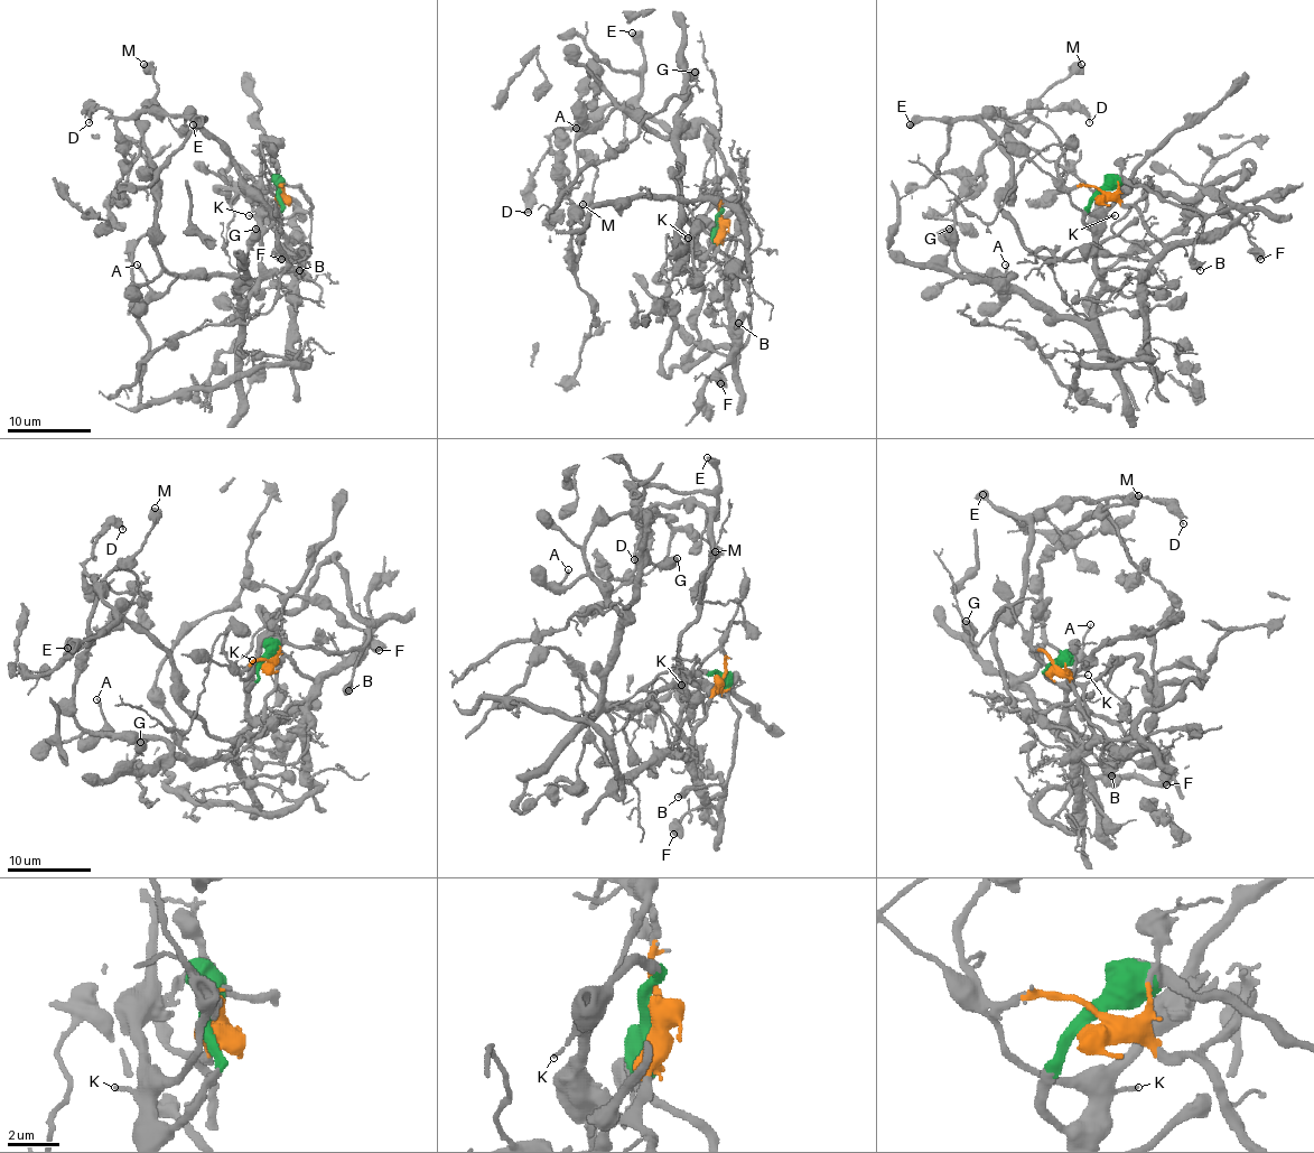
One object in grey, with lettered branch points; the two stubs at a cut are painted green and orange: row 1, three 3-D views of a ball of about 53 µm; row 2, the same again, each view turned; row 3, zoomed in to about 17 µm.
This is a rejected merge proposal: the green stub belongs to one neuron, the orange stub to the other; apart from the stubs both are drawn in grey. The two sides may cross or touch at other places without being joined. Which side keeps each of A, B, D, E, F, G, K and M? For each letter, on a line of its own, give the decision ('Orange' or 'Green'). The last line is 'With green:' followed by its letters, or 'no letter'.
A: Green
B: Green
D: Orange
E: Orange
F: Orange
G: Green
K: Green
M: Green
With green: A, B, G, K, M

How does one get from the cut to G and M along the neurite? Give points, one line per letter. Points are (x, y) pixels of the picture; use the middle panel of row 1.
G: (720, 223), (720, 213), (715, 206), (696, 223), (680, 211), (679, 118), (685, 70), (689, 74), (696, 72)
M: (720, 223), (715, 206), (696, 223), (680, 211), (677, 132), (646, 132), (594, 76), (581, 204)

